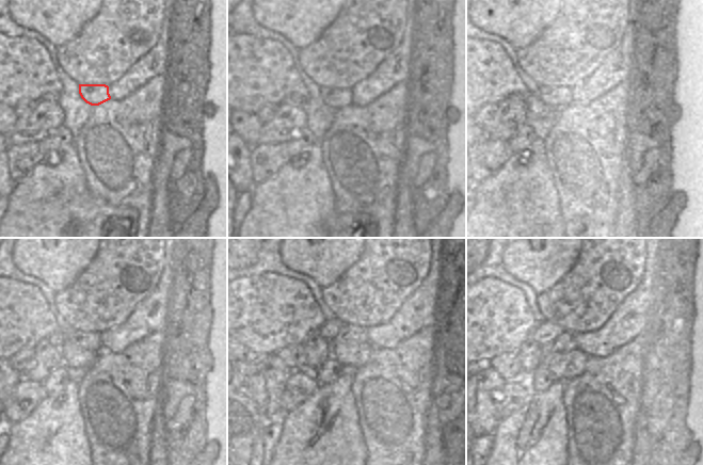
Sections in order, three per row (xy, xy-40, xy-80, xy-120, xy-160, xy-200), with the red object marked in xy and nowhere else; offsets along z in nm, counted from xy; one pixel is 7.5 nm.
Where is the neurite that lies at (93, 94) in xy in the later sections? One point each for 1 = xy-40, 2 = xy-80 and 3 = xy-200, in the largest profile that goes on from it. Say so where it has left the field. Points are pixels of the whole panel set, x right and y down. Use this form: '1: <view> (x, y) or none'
1: xy-40 (335, 98)
2: xy-80 (574, 98)
3: xy-200 (566, 366)

